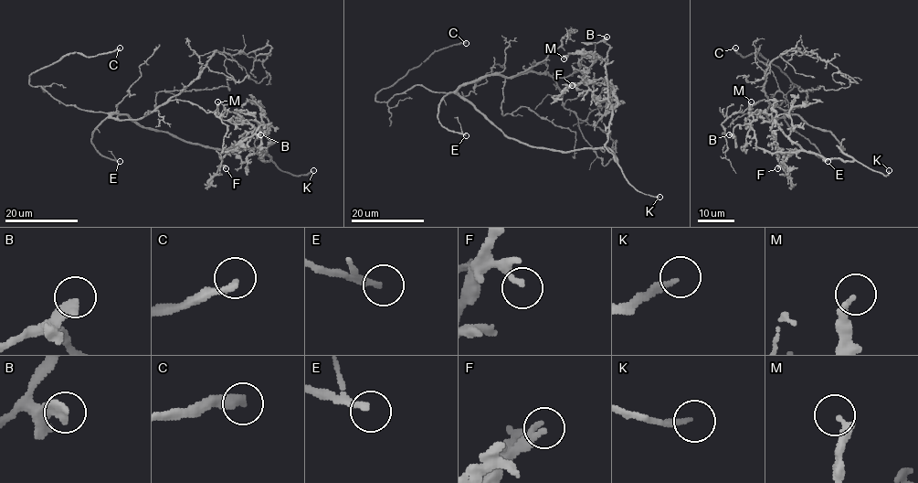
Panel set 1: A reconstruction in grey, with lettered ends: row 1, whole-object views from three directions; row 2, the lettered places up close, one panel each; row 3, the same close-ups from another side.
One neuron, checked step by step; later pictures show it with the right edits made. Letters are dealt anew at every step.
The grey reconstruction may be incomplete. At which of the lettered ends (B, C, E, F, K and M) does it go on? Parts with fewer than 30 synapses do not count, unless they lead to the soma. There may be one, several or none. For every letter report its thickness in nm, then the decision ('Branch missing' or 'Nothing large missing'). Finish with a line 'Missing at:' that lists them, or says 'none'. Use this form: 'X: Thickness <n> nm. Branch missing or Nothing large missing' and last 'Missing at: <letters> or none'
B: Thickness 360 nm. Nothing large missing
C: Thickness 320 nm. Branch missing
E: Thickness 200 nm. Branch missing
F: Thickness 200 nm. Nothing large missing
K: Thickness 180 nm. Branch missing
M: Thickness 280 nm. Nothing large missing
Missing at: C, E, K

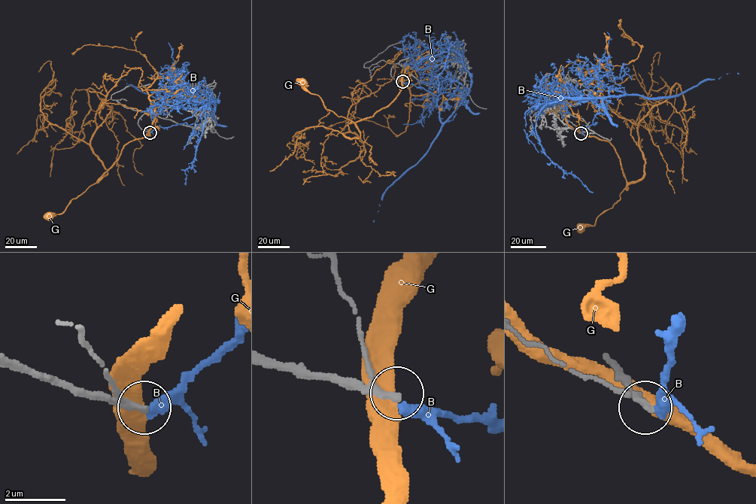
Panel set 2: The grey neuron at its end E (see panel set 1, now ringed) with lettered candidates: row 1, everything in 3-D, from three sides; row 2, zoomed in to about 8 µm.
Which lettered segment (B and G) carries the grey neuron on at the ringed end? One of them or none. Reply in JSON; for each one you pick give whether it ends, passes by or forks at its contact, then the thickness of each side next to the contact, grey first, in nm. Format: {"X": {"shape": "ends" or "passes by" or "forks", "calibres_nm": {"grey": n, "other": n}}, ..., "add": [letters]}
{"add": []}

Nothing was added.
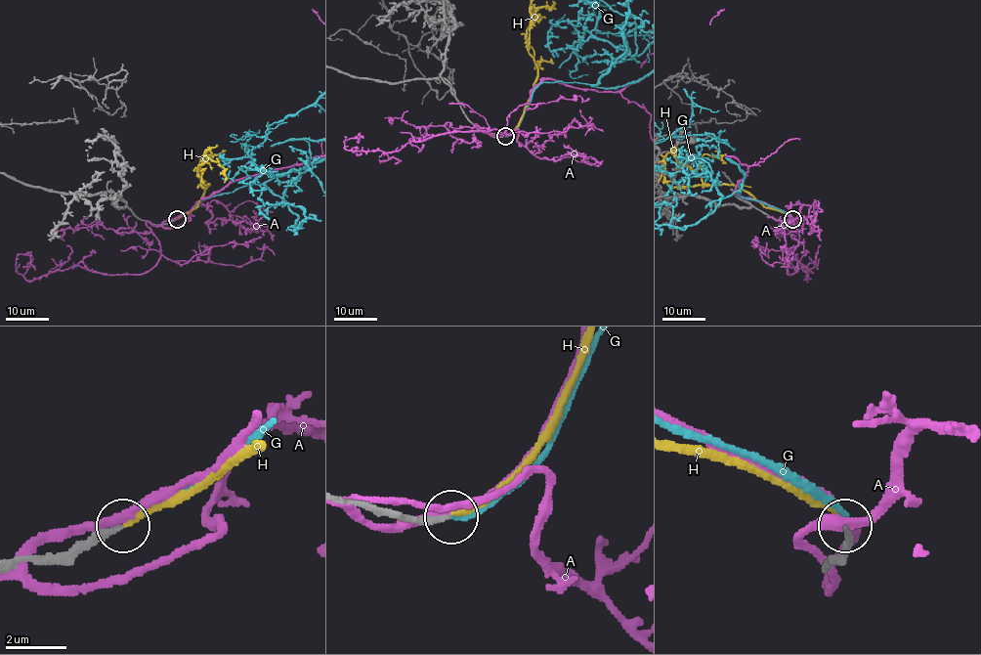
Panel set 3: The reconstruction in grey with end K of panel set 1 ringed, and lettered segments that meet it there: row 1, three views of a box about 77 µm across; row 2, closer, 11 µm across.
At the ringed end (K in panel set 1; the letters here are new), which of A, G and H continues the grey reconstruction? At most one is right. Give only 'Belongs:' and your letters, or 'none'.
Belongs: H

